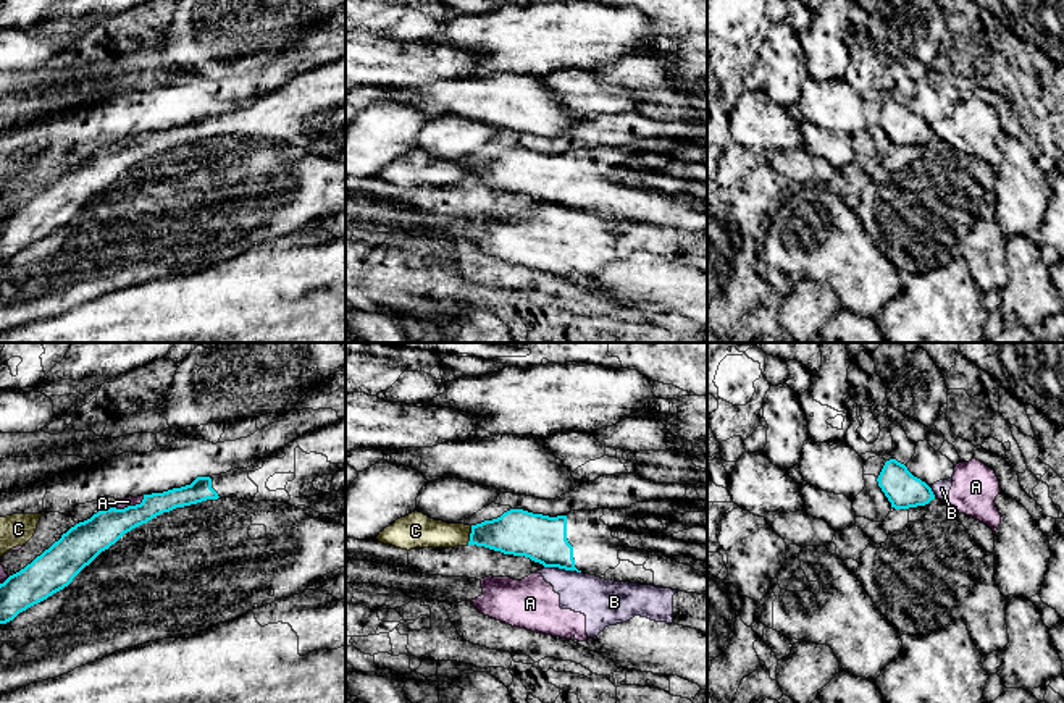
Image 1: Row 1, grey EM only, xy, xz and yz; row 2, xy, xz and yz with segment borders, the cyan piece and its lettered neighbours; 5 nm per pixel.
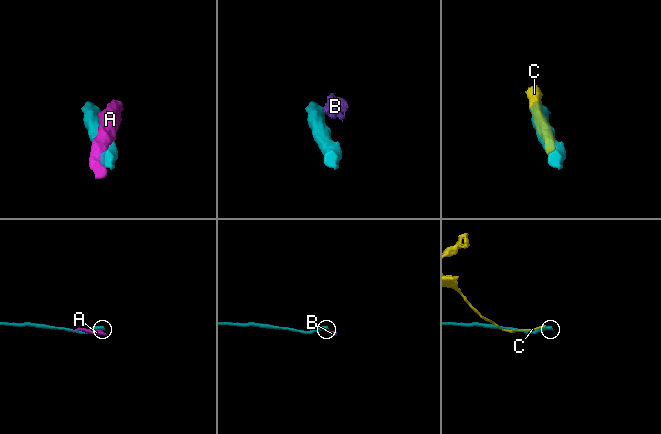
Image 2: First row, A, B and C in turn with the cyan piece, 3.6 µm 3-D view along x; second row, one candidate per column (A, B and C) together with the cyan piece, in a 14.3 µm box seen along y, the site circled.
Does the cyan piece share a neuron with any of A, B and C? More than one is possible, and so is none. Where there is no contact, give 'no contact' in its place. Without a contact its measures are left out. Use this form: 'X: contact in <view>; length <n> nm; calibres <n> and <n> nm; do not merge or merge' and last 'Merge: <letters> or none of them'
A: contact in xy; length 170 nm; calibres 180 and 50 nm; do not merge
B: contact in xz; length 190 nm; calibres 240 and 200 nm; do not merge
C: contact in xz; length 110 nm; calibres 220 and 160 nm; do not merge
Merge: none of them

